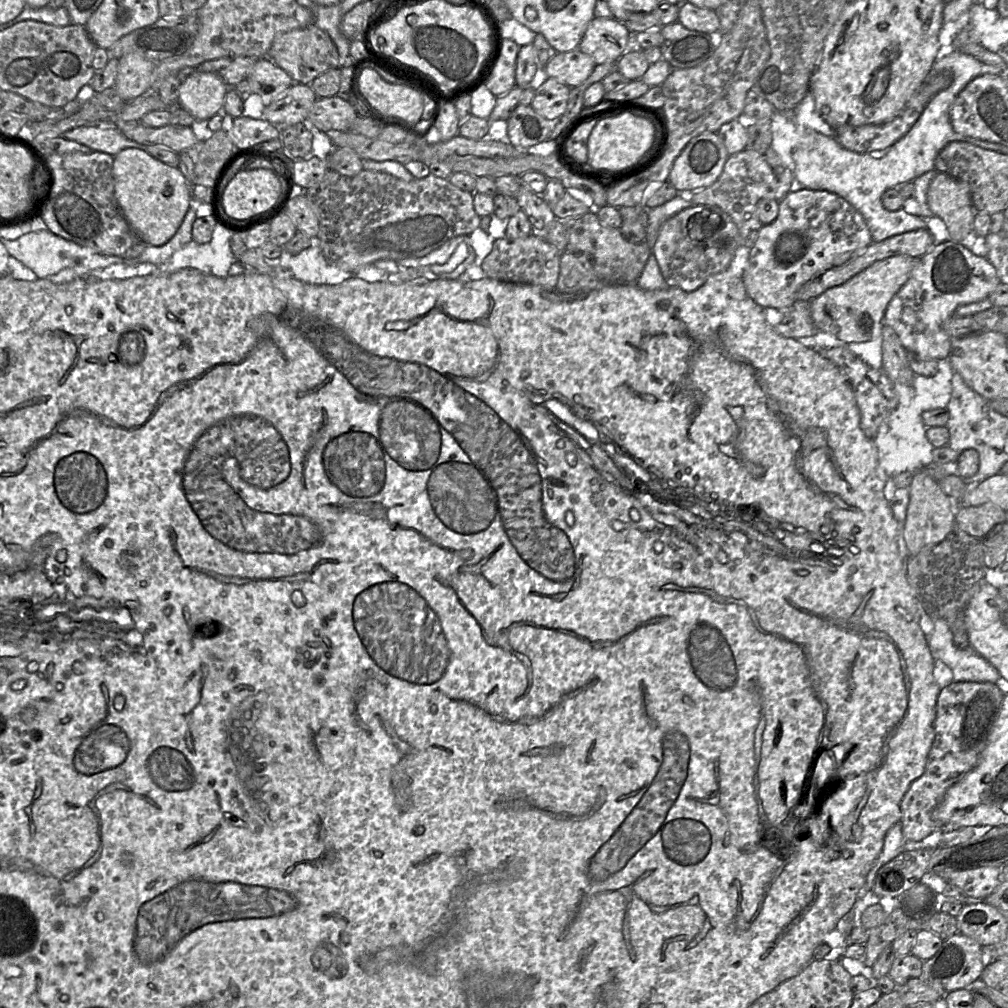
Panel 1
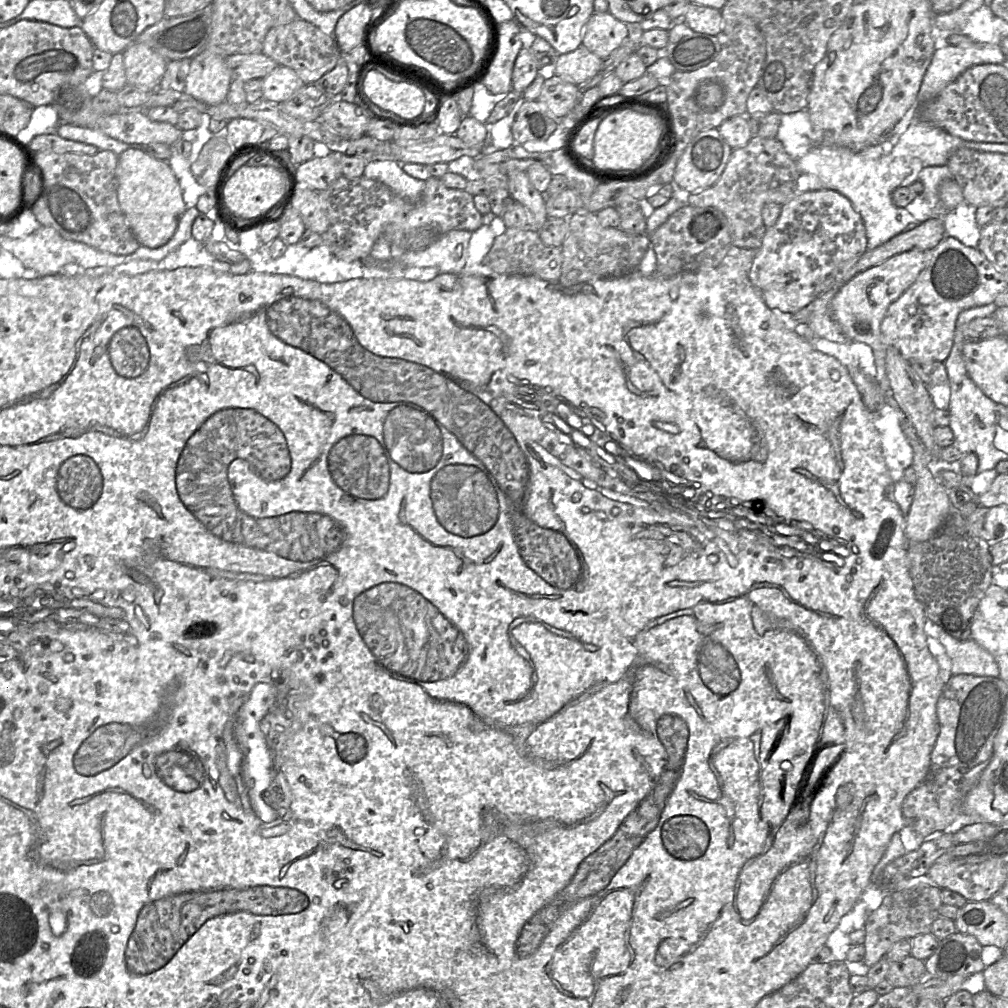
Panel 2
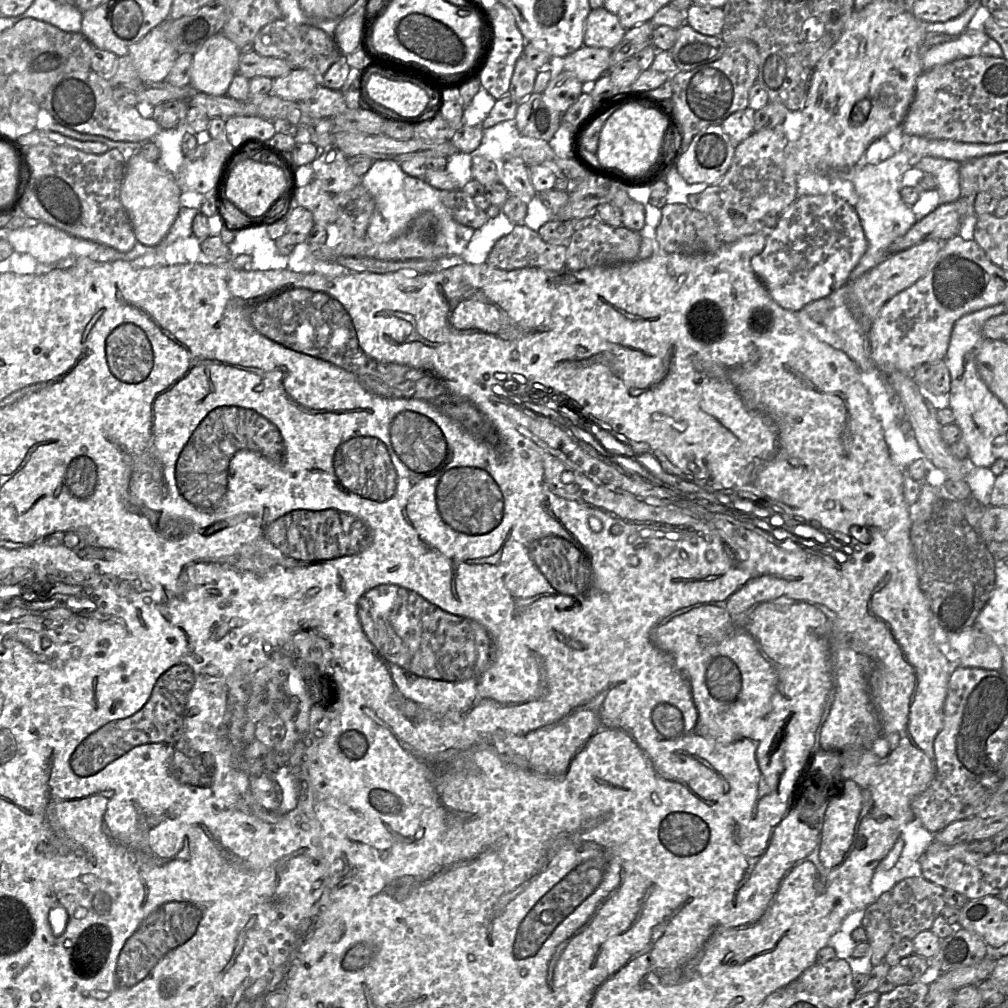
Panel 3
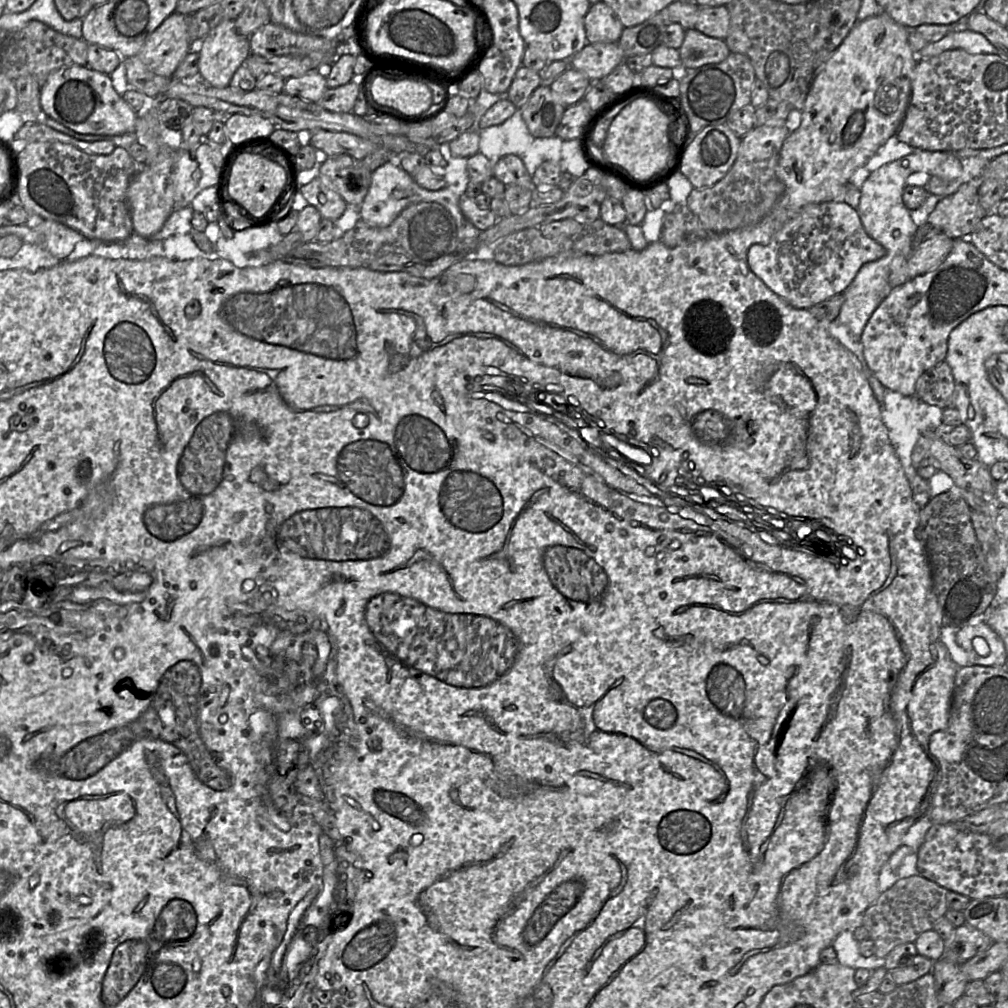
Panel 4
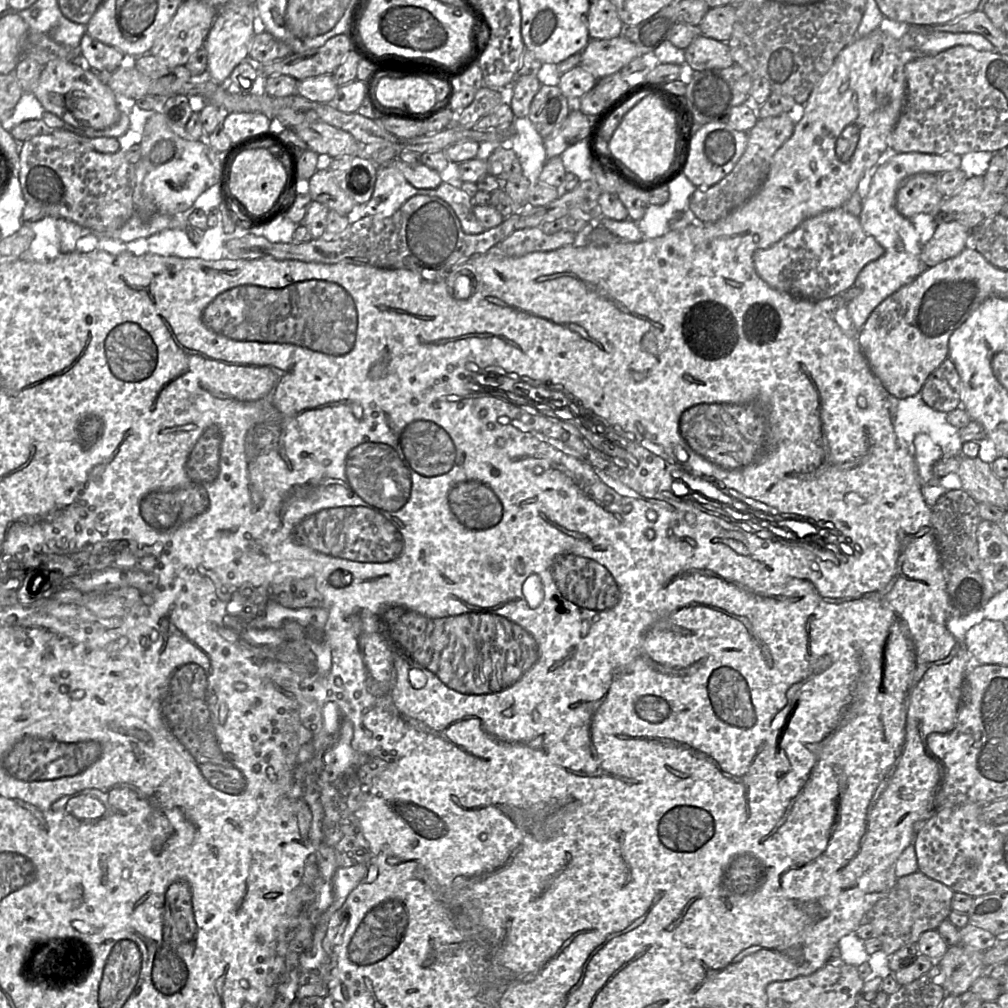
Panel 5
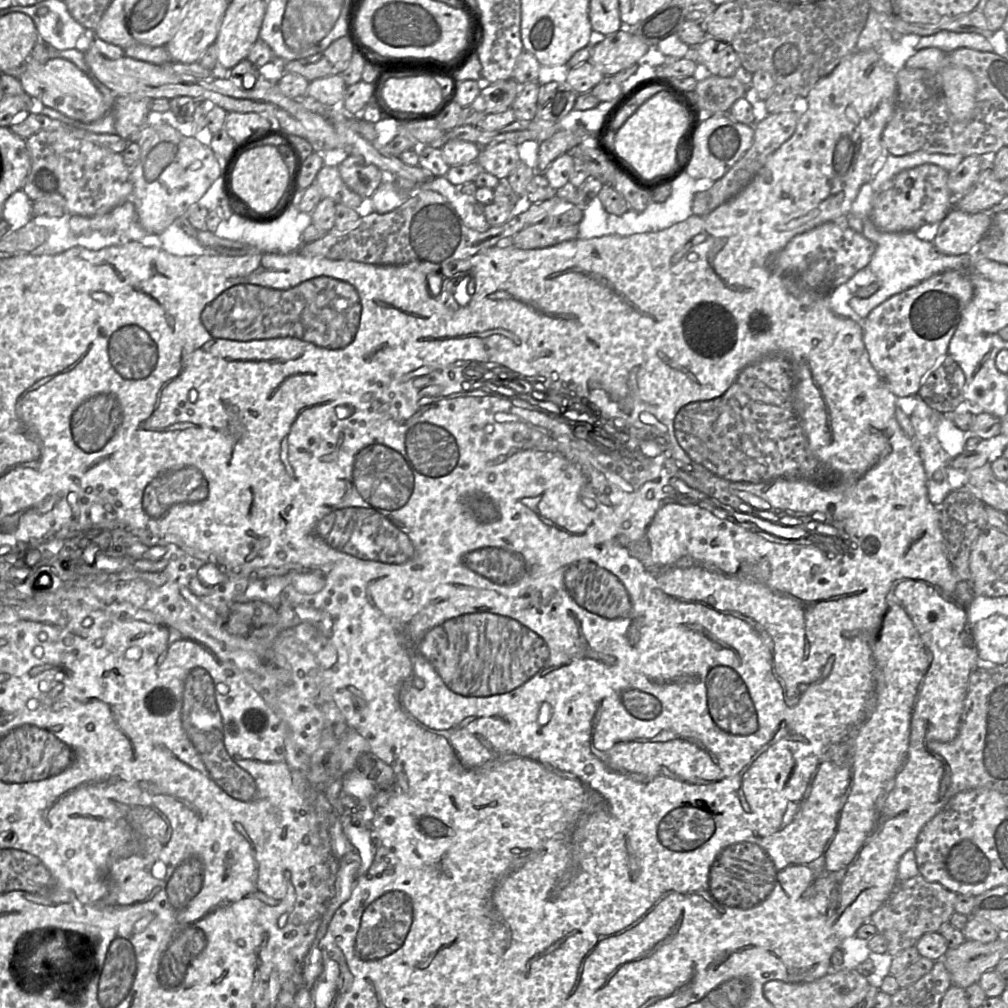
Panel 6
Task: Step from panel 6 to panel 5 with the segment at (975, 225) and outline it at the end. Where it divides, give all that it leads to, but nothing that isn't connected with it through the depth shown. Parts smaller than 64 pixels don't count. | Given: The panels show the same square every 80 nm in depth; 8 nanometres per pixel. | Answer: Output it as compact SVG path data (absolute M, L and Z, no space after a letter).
M958 221L937 225L933 237L923 245L921 260L928 268L957 256L971 243L972 230Z

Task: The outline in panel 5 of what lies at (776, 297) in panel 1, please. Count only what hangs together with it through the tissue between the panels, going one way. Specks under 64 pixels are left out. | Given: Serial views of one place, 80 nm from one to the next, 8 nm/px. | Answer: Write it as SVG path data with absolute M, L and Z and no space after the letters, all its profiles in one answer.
M840 207L806 219L769 248L756 250L753 261L758 275L771 287L794 297L820 301L852 287L860 271L884 252L863 230L860 218Z

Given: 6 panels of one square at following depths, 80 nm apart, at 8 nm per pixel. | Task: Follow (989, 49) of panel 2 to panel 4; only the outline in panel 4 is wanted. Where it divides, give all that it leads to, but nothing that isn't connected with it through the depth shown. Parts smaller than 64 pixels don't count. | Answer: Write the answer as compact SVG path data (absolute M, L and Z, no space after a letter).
M969 29L949 33L940 40L929 43L917 55L918 59L927 59L954 49L962 49L970 54L999 55L999 50L983 34Z

